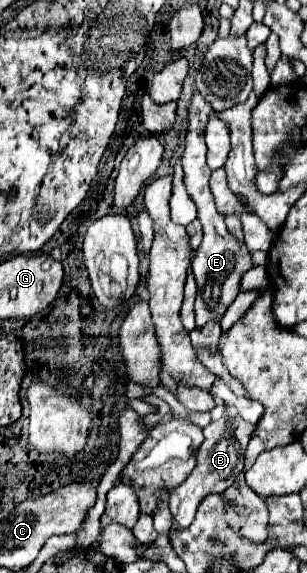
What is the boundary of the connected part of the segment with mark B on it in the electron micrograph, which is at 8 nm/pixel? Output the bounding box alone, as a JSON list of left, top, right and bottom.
[169,405,255,529]

